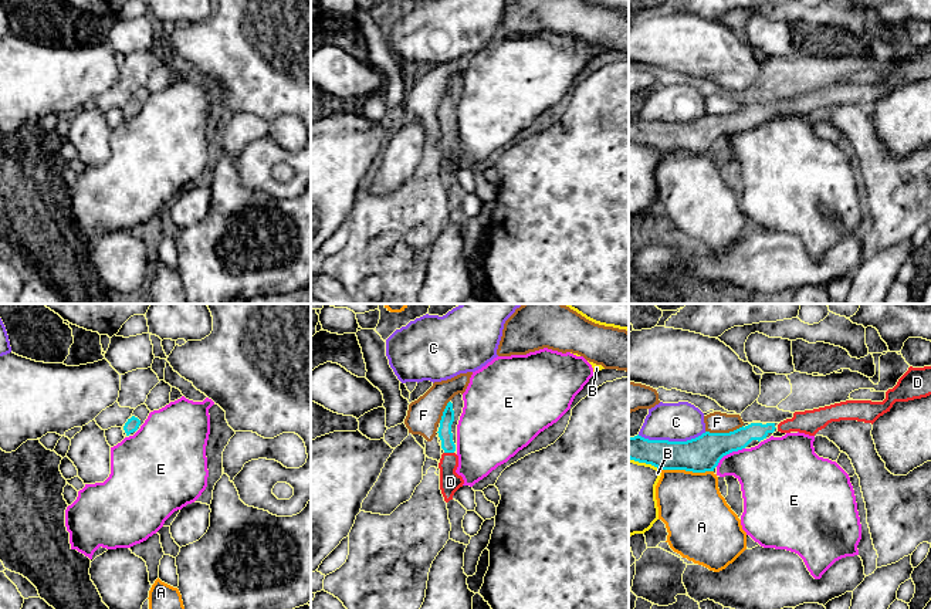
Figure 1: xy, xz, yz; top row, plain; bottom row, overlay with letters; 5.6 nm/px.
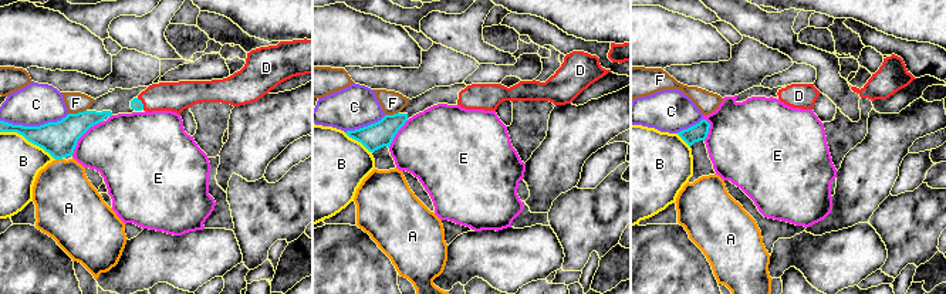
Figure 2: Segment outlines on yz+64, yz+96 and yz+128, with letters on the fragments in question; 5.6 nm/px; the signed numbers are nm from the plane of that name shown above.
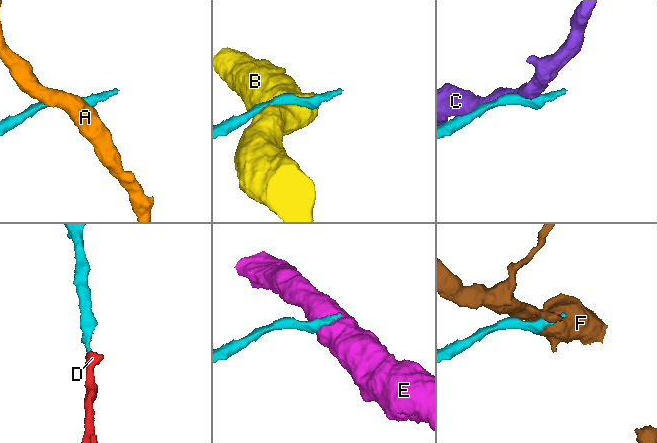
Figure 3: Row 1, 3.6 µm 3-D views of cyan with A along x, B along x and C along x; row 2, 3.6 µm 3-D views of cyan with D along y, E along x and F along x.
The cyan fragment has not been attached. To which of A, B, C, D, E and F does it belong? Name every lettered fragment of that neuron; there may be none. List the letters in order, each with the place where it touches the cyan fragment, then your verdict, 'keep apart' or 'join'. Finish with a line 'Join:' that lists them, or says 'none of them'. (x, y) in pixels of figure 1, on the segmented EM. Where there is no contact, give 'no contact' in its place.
A: yz (687, 470) | keep apart
B: yz (645, 462) | keep apart
C: yz (671, 442) | keep apart
D: xz (449, 452) | join
E: yz (728, 453) | keep apart
F: yz (724, 433) | keep apart
Join: D

